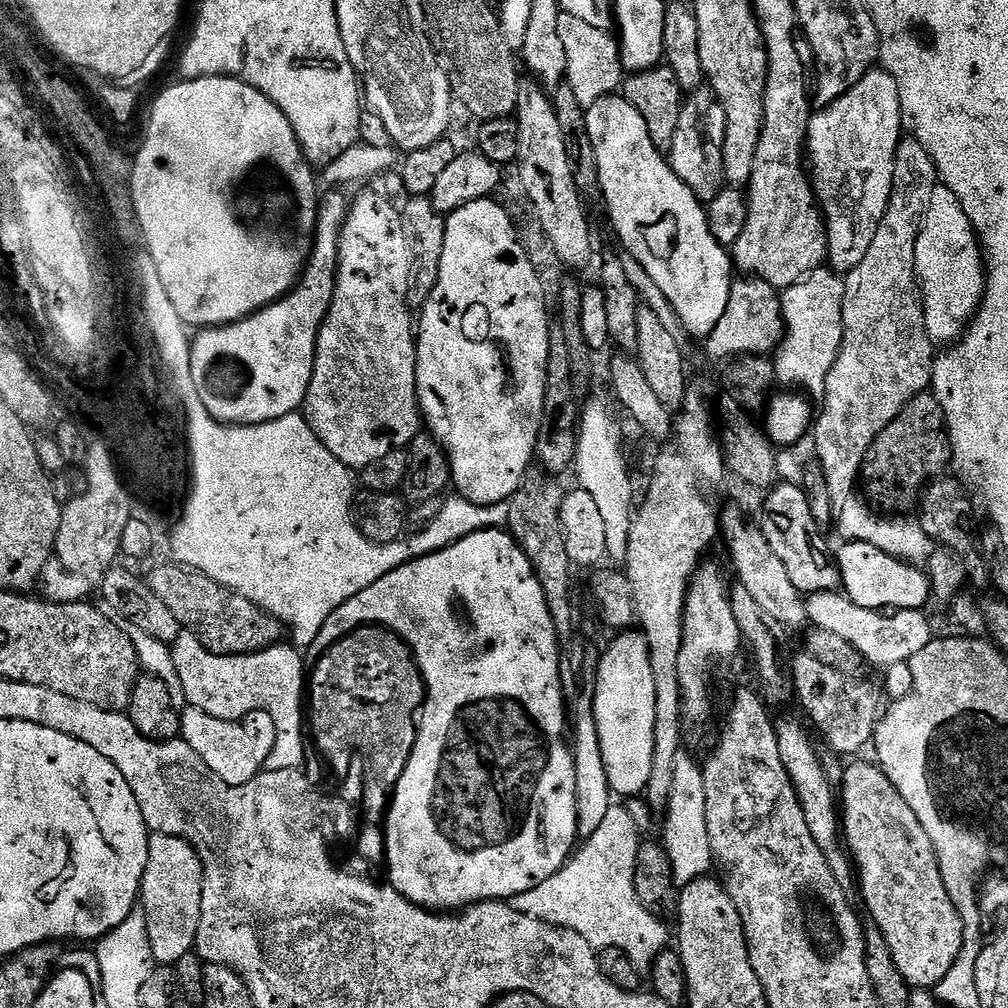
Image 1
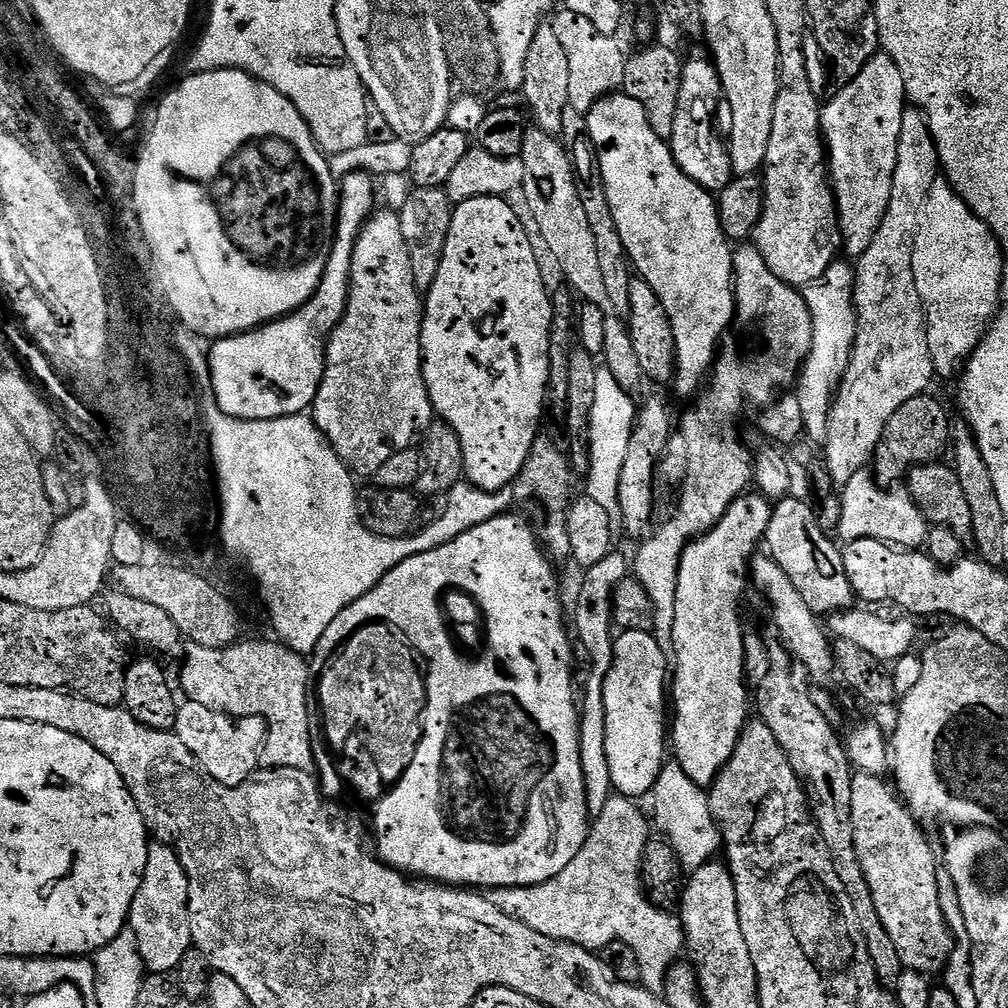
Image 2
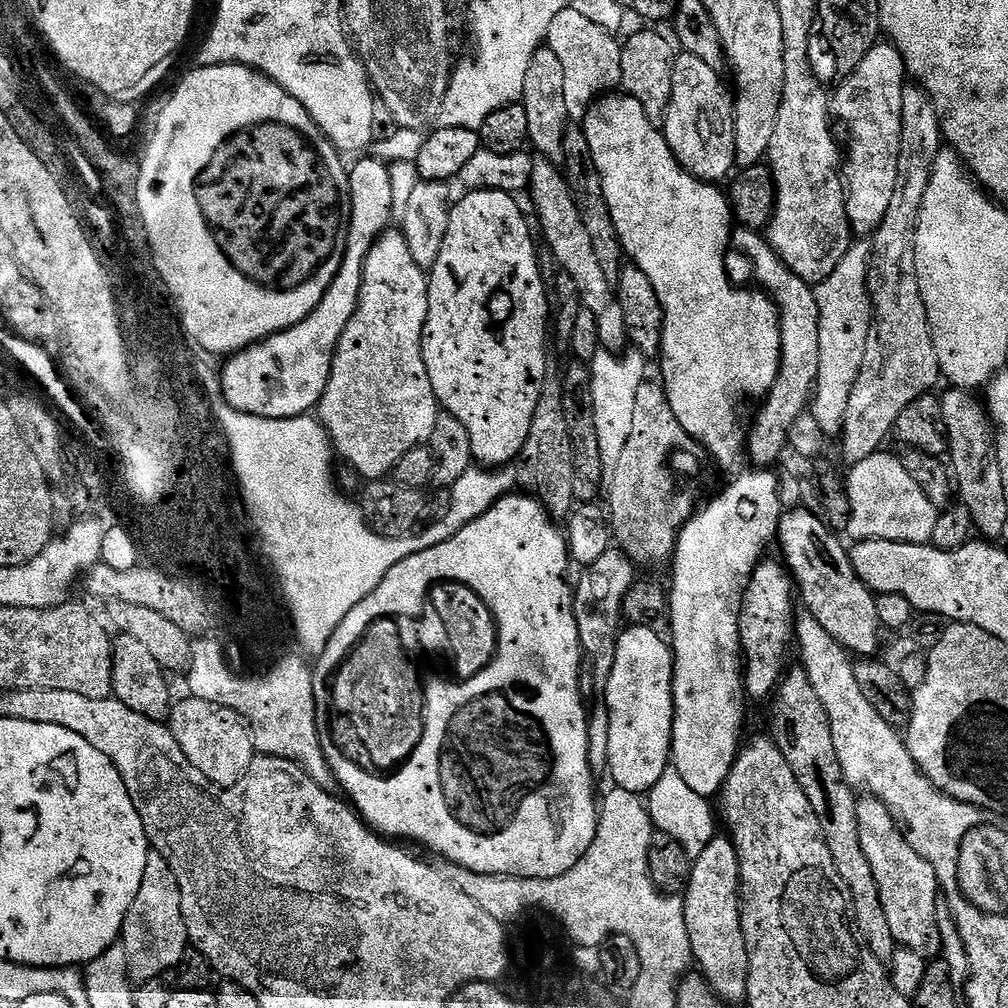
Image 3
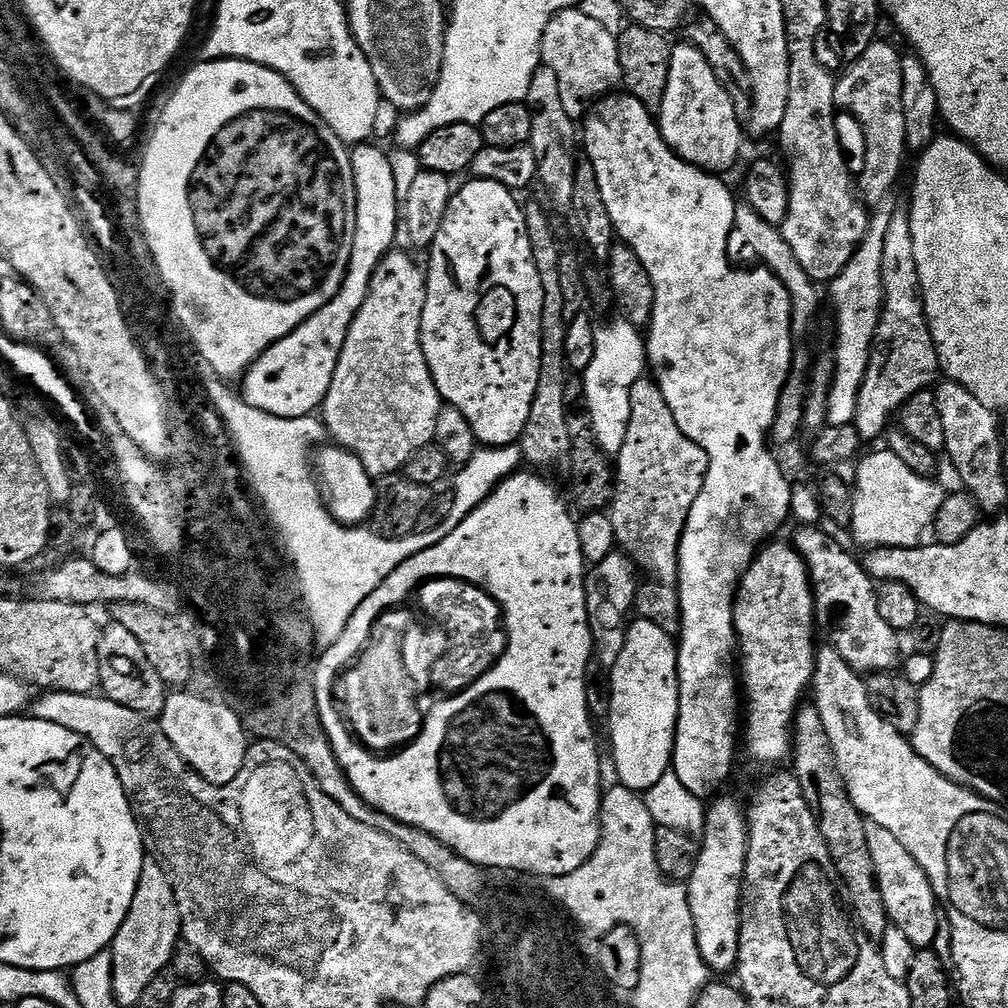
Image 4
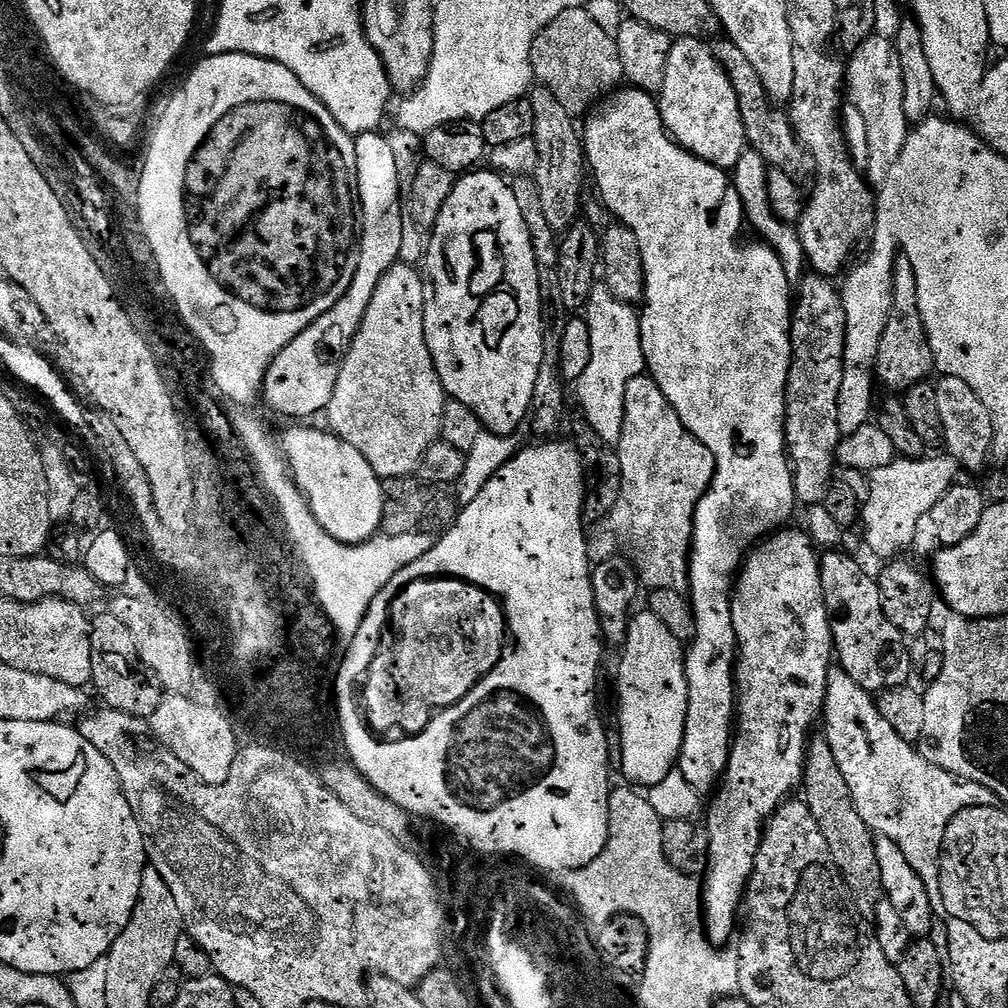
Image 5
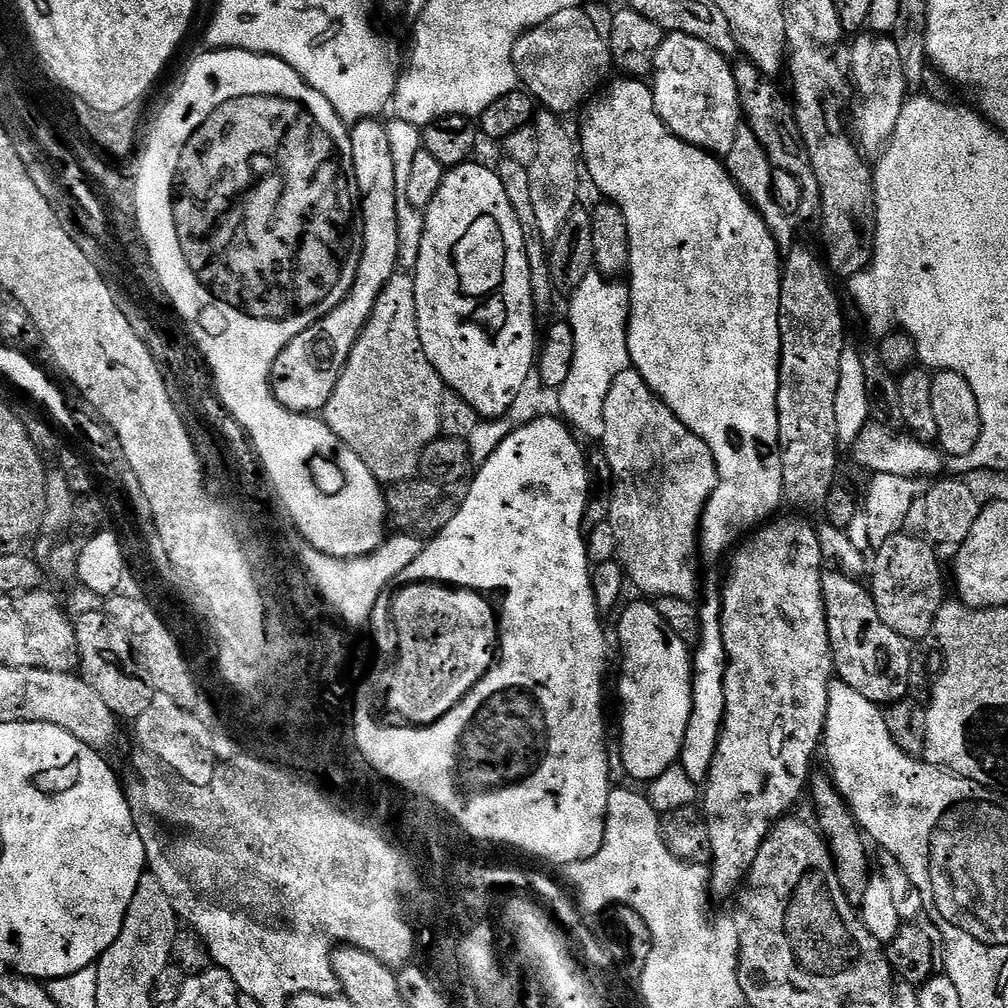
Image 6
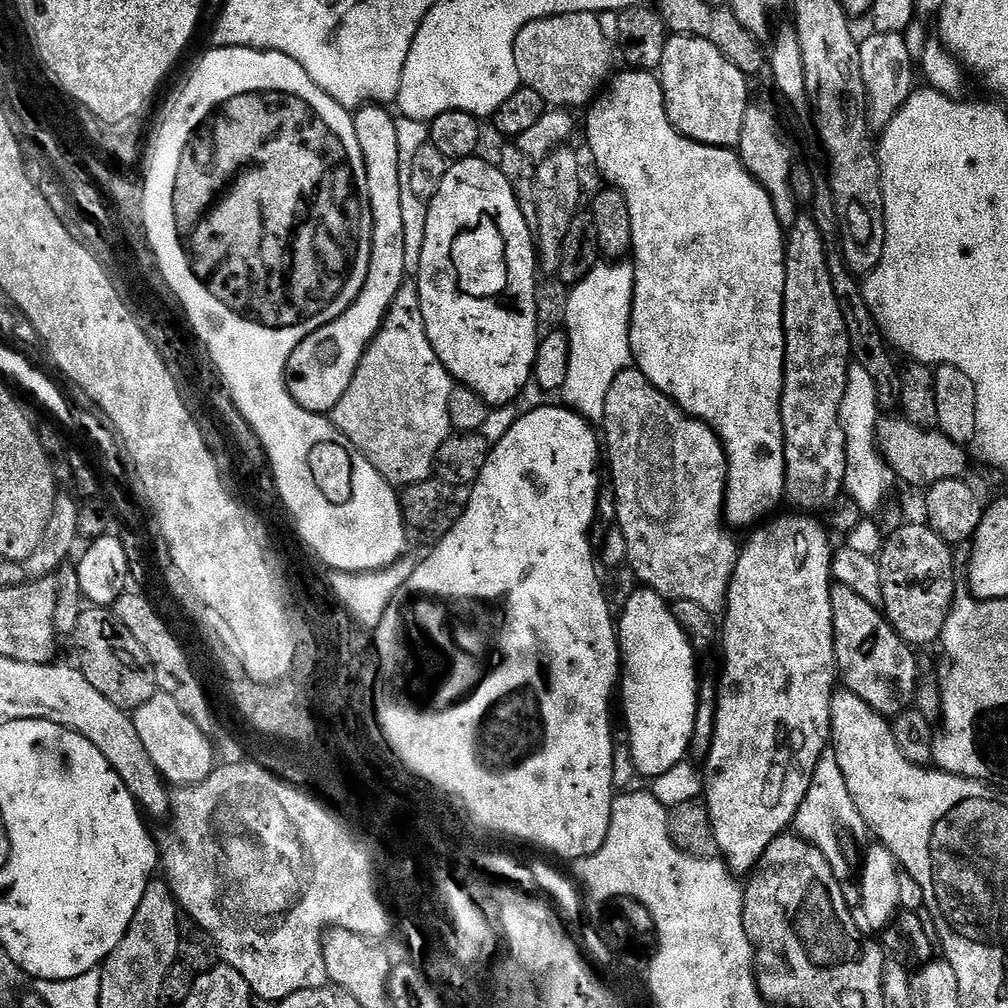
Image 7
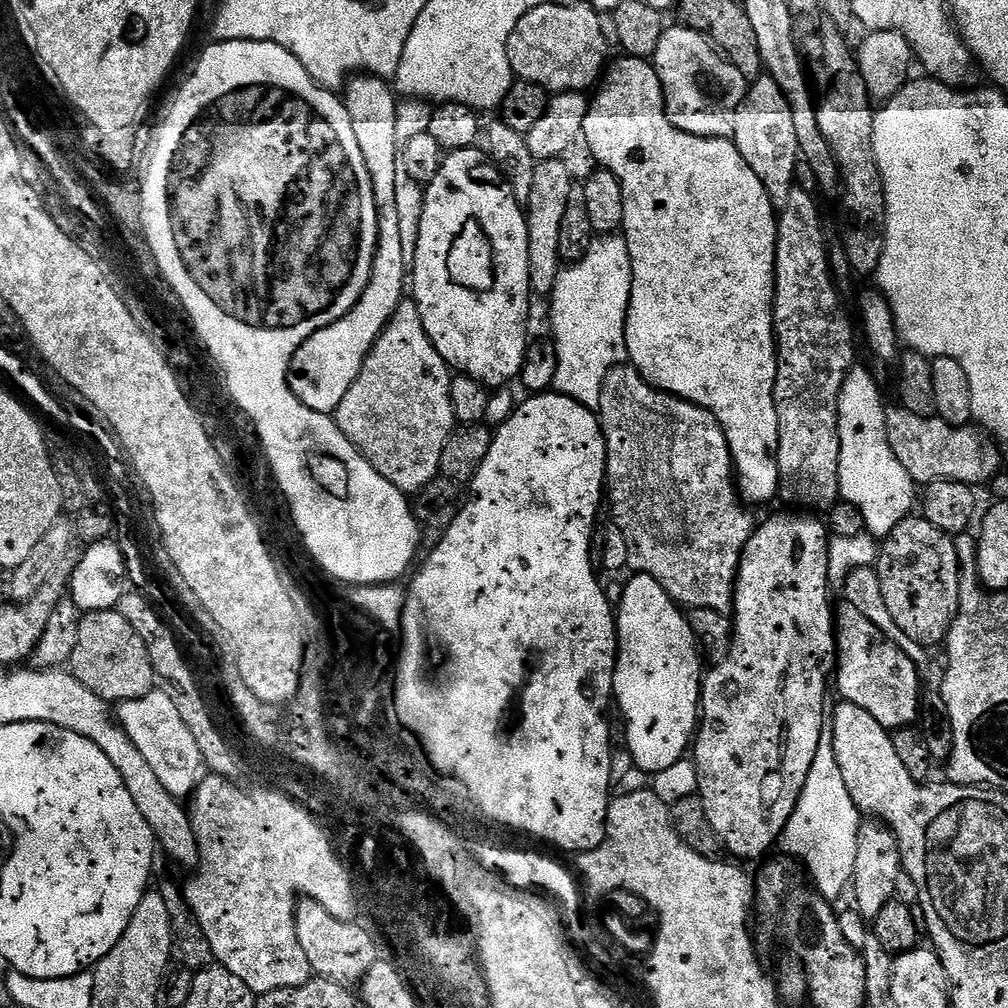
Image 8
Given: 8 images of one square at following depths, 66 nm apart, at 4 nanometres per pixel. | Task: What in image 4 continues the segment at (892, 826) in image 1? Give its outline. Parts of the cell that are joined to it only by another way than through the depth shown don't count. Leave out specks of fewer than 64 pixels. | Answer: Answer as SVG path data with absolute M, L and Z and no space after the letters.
M869 823L866 842L870 842L870 858L874 858L874 870L891 927L902 930L902 934L906 934L906 938L910 938L918 950L931 949L940 932L940 924L942 928L942 912L936 909L938 901L926 870L914 862L914 854L910 854L910 850L906 850L898 838L894 838L894 834L882 826Z

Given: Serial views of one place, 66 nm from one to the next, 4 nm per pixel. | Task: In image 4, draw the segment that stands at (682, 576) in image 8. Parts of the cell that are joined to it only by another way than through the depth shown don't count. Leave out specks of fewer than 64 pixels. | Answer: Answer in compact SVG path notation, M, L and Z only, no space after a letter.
M651 378L634 382L630 390L630 426L620 455L614 460L614 491L610 515L619 551L632 559L645 577L659 584L677 583L680 539L694 498L702 494L708 473L708 455L674 422L662 390Z

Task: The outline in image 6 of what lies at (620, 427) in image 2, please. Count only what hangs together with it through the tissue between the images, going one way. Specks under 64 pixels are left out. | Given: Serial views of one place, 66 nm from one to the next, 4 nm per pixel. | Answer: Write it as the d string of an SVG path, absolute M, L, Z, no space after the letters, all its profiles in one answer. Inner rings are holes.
M603 274L585 278L571 293L567 323L572 326L576 350L570 378L558 389L563 419L581 437L589 436L596 442L606 434L606 398L614 378L630 367L628 358L628 290L629 285ZM580 432L581 434L580 434ZM584 435L584 436L583 436Z

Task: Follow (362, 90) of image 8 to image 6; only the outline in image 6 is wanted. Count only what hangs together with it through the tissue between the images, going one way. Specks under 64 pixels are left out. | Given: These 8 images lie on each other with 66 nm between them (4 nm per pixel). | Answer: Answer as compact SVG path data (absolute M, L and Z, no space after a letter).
M379 119L359 120L351 125L356 177L362 197L364 249L355 286L343 302L320 323L307 328L282 350L272 372L273 391L284 408L291 412L316 414L334 394L352 347L372 317L384 287L397 275L399 264L398 197L395 190L394 157L385 125Z

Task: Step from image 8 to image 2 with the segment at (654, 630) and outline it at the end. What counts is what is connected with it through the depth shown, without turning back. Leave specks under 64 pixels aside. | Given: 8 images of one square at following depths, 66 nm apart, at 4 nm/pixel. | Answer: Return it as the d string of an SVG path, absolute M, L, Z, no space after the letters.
M621 631L615 637L612 646L612 669L606 678L604 687L604 697L606 698L606 759L610 761L610 778L612 779L613 789L621 796L629 798L647 797L651 793L652 787L656 785L656 779L660 777L660 770L666 763L664 748L666 752L666 720L664 724L664 700L666 704L666 685L670 680L670 660L662 650L662 646L656 640L652 632L626 632Z

